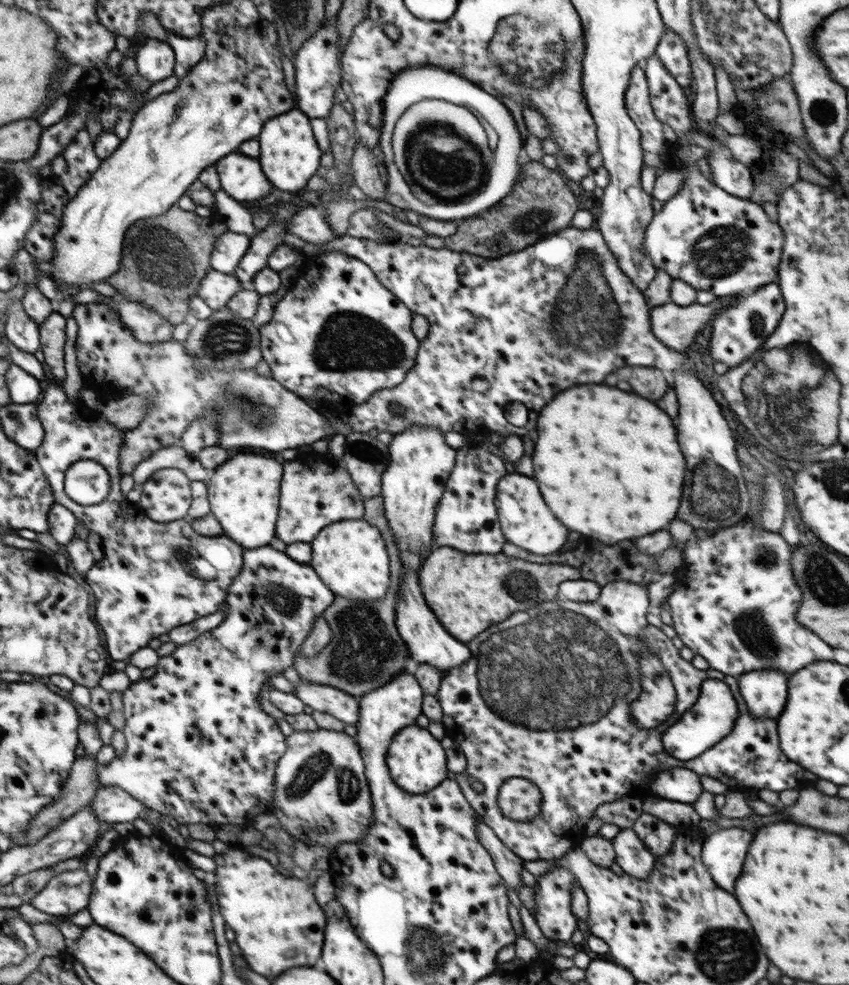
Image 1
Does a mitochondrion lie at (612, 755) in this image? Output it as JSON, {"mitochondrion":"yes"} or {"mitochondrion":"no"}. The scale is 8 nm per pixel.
{"mitochondrion":"no"}

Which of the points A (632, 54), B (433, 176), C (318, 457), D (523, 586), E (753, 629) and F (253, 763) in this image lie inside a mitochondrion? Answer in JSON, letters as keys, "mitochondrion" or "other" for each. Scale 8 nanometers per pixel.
{"A":"other","B":"mitochondrion","C":"other","D":"mitochondrion","E":"mitochondrion","F":"other"}

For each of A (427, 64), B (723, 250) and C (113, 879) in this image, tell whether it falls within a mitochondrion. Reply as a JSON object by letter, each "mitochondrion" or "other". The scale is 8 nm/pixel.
{"A":"other","B":"mitochondrion","C":"other"}

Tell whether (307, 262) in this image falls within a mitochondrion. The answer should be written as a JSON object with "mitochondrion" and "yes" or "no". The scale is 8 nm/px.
{"mitochondrion":"no"}

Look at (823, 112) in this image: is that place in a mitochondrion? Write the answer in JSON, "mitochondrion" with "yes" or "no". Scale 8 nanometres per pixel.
{"mitochondrion":"yes"}

